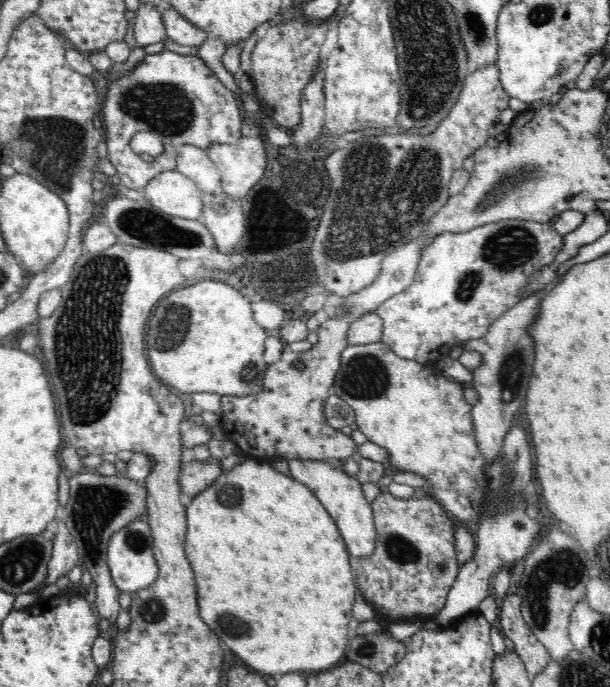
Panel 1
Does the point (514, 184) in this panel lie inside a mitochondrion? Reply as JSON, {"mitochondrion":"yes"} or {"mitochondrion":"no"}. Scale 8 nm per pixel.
{"mitochondrion":"yes"}

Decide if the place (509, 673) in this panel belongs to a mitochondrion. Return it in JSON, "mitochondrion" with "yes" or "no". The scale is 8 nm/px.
{"mitochondrion":"no"}

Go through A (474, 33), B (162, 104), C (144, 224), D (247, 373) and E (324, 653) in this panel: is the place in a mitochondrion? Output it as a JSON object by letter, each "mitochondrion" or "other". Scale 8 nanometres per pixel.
{"A":"mitochondrion","B":"mitochondrion","C":"mitochondrion","D":"mitochondrion","E":"other"}

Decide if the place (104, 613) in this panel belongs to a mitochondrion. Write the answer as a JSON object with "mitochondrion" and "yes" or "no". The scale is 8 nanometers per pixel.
{"mitochondrion":"no"}

